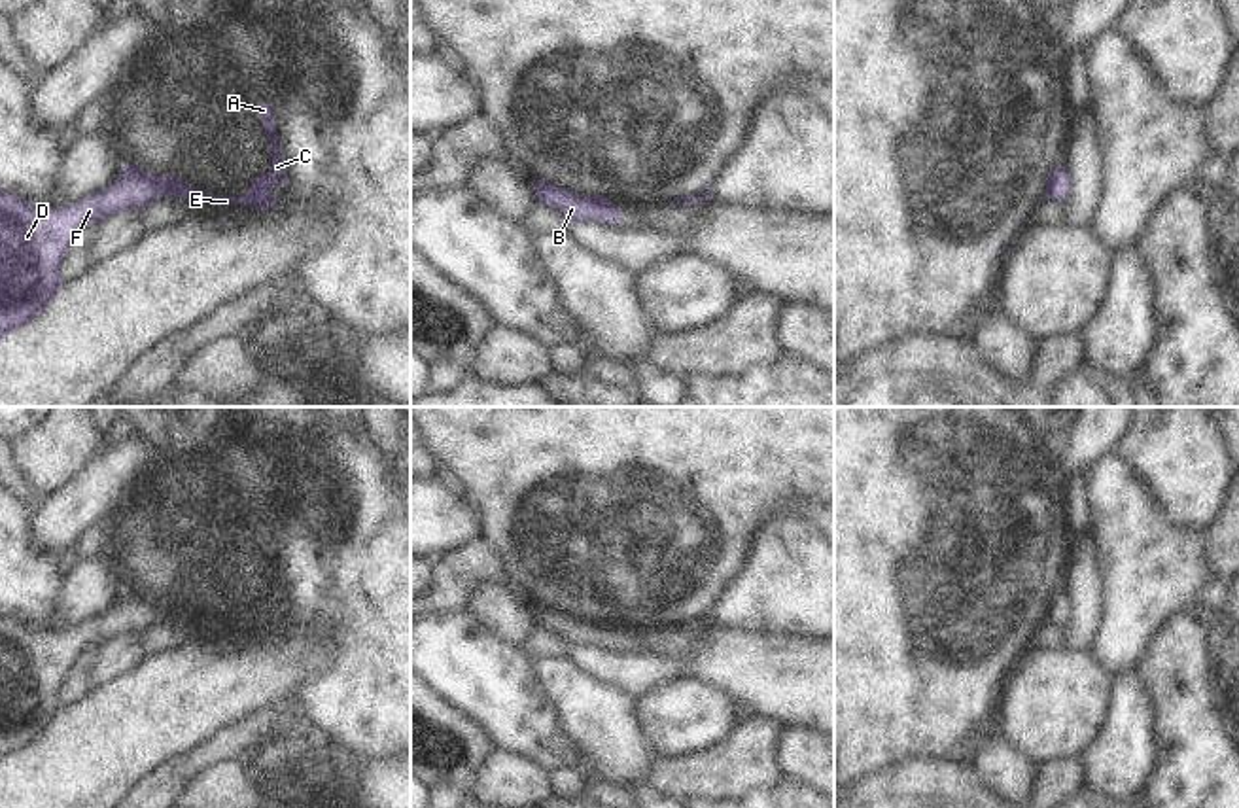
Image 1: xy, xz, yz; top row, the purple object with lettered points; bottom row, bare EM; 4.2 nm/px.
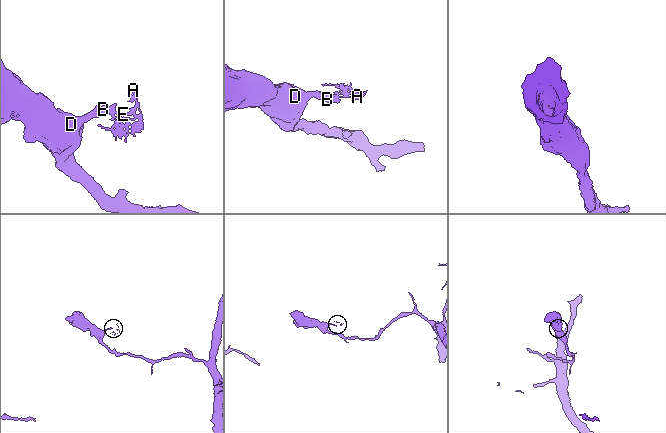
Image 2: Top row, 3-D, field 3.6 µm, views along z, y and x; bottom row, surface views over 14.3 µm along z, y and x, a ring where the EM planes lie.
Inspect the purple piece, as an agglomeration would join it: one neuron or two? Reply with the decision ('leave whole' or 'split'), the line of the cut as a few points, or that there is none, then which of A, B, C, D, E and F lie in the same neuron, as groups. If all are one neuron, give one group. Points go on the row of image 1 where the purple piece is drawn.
split; cut xy (163, 176), (176, 186), (178, 195); groups A C E / B D F

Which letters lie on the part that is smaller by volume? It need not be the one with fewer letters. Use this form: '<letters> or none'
A, C, E

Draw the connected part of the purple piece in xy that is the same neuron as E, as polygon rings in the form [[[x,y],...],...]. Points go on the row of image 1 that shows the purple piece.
[[[270,104],[259,106],[261,123],[265,127],[265,134],[270,142],[272,151],[272,163],[267,174],[259,174],[252,178],[252,189],[240,197],[212,197],[201,187],[189,187],[182,178],[174,178],[172,174],[165,174],[165,180],[170,184],[176,184],[180,189],[178,197],[183,197],[187,202],[204,201],[214,206],[229,206],[233,202],[240,202],[244,206],[257,206],[261,204],[265,210],[274,208],[276,197],[272,193],[272,187],[276,185],[276,180],[282,180],[284,187],[289,187],[291,184],[284,176],[284,161],[282,161],[282,148],[278,142],[278,131],[274,127],[274,108]]]

